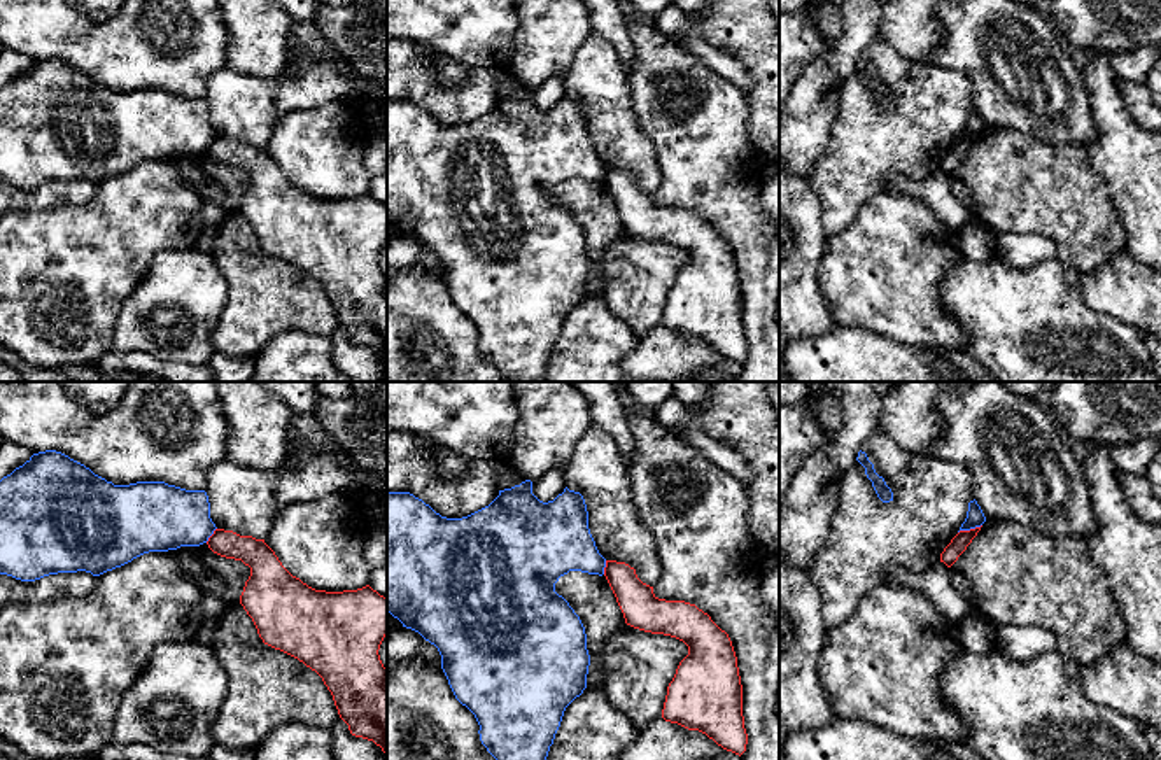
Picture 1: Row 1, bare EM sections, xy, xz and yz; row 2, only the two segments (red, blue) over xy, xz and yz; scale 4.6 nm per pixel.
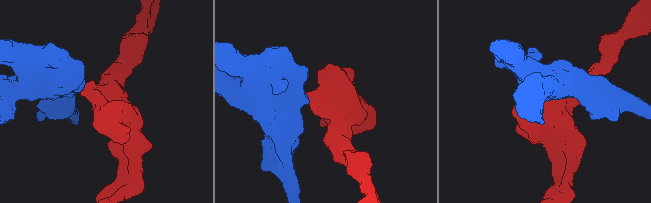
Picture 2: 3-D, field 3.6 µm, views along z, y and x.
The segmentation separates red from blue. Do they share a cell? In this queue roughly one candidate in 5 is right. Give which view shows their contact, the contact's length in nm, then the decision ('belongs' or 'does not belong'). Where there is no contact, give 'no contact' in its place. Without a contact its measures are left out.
yz | 120 nm | does not belong

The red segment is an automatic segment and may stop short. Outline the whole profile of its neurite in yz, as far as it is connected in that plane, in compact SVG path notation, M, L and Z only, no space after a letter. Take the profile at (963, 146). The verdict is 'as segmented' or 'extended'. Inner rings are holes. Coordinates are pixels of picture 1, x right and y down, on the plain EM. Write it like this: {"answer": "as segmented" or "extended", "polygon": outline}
{"answer": "as segmented", "polygon": "M981 135L960 138L940 161L940 170L951 175L958 168L958 165L967 158L967 154L972 151L979 138Z"}

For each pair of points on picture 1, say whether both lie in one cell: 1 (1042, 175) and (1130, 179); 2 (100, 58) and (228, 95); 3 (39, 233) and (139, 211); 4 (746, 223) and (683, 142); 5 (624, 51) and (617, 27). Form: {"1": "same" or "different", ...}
{"1": "different", "2": "different", "3": "same", "4": "same", "5": "same"}

